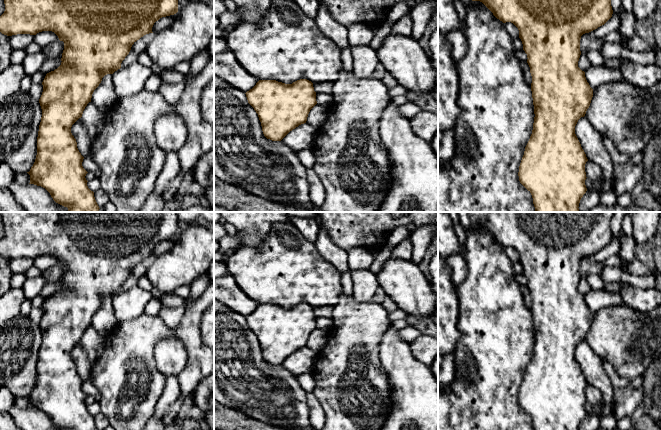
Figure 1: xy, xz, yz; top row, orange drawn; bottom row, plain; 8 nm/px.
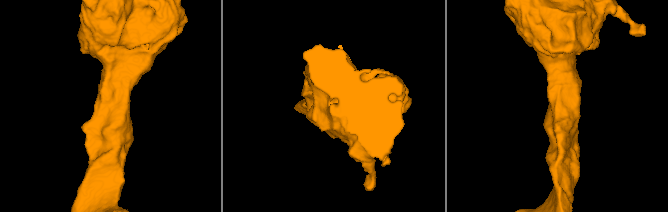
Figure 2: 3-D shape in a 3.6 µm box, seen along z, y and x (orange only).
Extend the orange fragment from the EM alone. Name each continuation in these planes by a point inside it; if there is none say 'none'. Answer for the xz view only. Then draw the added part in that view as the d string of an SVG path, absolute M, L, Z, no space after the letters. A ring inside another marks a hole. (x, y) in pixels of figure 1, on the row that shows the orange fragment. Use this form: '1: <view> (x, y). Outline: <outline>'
1: xz (302, 137). Outline: M304 123L290 131L281 141L293 151L299 152L312 147L316 133L316 127Z

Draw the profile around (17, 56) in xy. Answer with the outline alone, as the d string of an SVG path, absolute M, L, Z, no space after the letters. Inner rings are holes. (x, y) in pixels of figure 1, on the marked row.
M14 50L11 53L11 63L12 64L22 64L26 55L27 53L25 52L25 50Z

